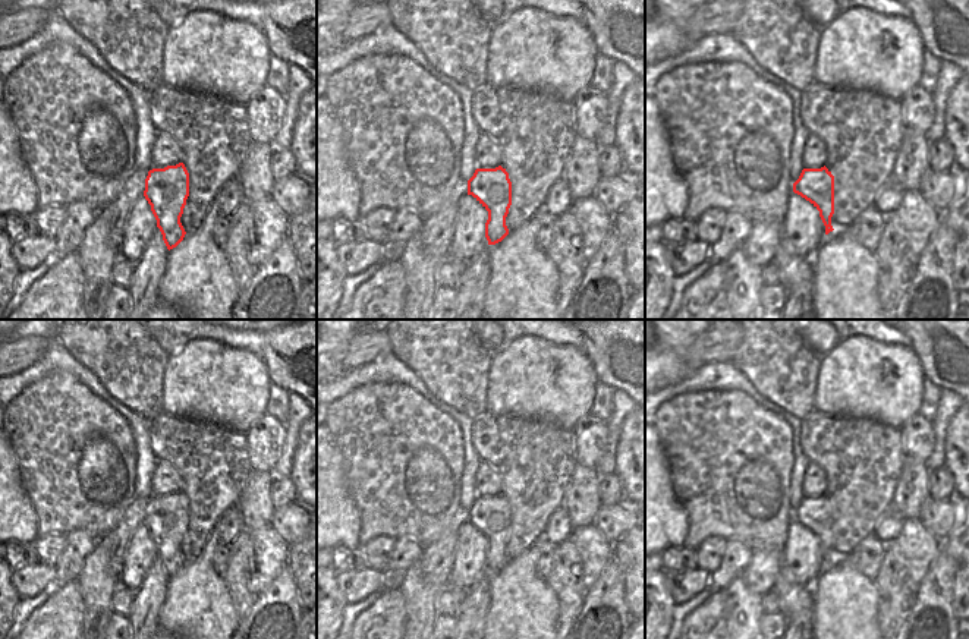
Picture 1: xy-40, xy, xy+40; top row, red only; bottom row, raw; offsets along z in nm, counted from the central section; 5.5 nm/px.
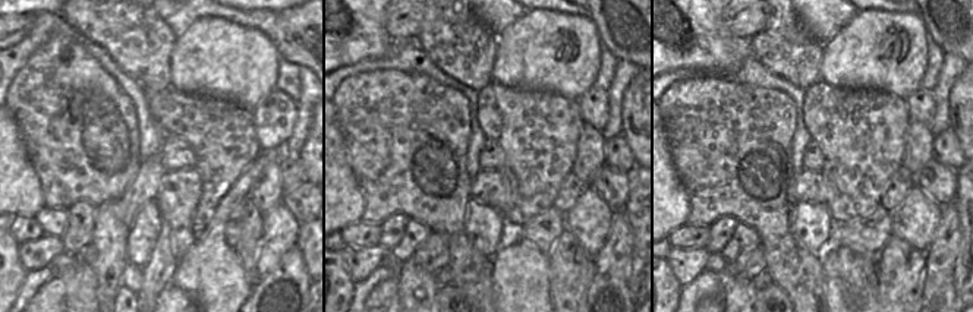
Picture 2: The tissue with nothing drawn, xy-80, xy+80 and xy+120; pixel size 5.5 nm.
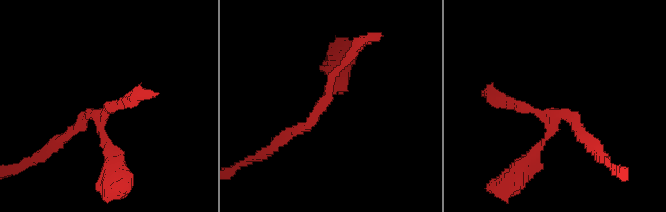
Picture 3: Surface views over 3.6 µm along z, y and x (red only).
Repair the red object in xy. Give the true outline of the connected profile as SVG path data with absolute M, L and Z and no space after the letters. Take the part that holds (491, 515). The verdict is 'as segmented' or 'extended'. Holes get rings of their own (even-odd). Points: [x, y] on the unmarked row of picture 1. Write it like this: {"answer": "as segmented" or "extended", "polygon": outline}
{"answer": "as segmented", "polygon": "M501 494L476 497L468 509L468 523L472 523L487 539L485 566L488 573L501 570L507 563L506 545L512 533L512 510Z"}

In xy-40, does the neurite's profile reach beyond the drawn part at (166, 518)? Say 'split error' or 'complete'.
complete

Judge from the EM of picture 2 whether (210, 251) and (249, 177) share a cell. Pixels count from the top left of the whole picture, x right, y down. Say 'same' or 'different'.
same

